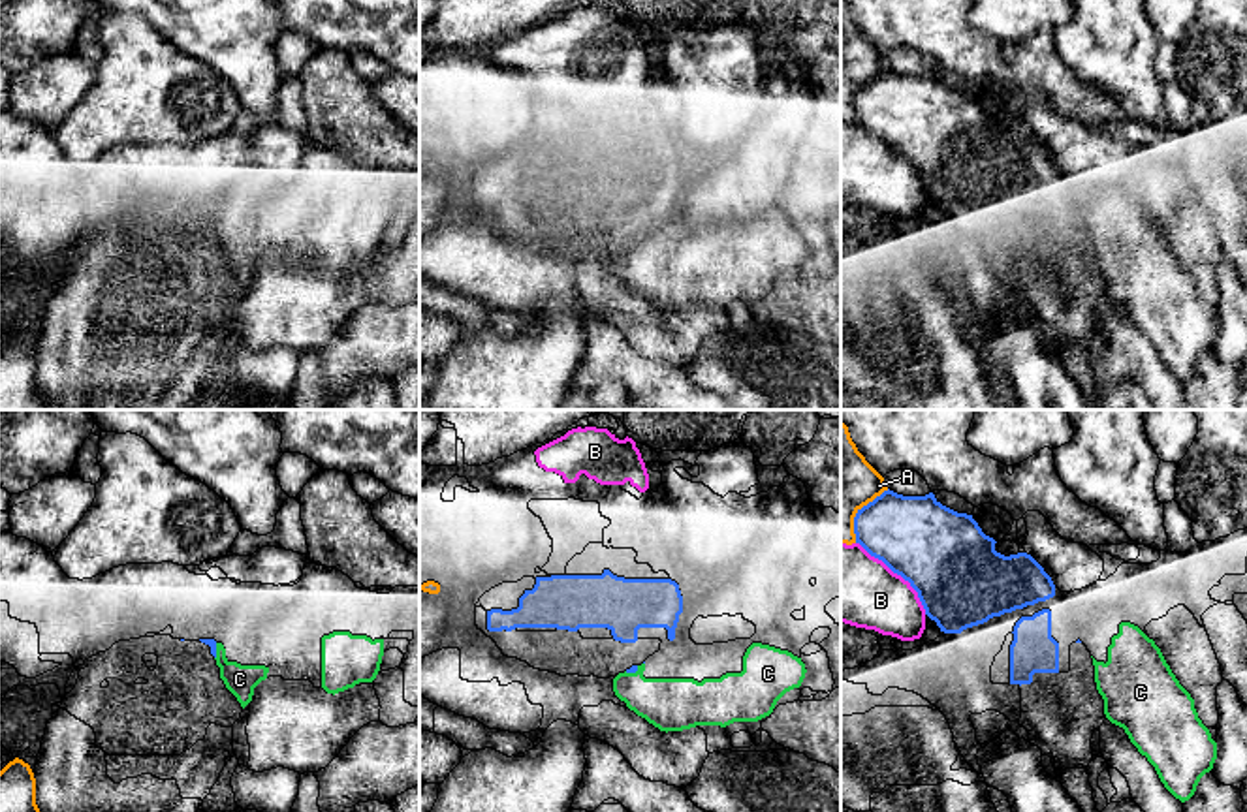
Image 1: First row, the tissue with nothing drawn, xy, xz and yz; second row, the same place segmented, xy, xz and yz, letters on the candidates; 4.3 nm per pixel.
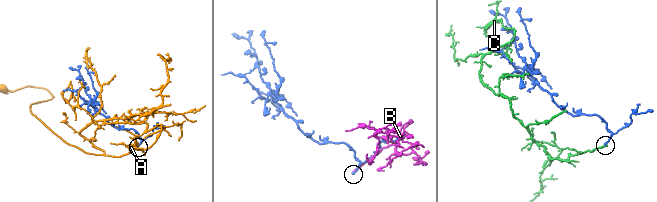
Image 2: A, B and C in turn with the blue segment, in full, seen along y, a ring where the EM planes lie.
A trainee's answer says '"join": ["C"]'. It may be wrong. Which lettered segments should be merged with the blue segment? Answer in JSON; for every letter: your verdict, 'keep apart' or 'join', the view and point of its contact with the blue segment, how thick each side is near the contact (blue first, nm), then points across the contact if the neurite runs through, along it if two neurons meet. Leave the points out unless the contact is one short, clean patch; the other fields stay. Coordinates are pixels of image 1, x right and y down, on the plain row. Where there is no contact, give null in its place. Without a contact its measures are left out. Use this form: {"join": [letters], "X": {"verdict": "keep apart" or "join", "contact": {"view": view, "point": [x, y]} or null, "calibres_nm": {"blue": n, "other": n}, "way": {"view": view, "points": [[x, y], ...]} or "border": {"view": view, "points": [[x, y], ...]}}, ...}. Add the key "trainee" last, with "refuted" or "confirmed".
{"join": [], "A": {"verdict": "keep apart", "contact": {"view": "yz", "point": [858, 91]}, "calibres_nm": {"blue": 340, "other": 280}}, "B": {"verdict": "keep apart", "contact": {"view": "yz", "point": [898, 153]}, "calibres_nm": {"blue": 380, "other": 340}}, "C": {"verdict": "keep apart", "contact": {"view": "xz", "point": [632, 250]}, "calibres_nm": {"blue": 30, "other": 220}, "border": {"view": "xz", "points": [[638, 245], [634, 250], [625, 250]]}}, "trainee": "refuted"}

